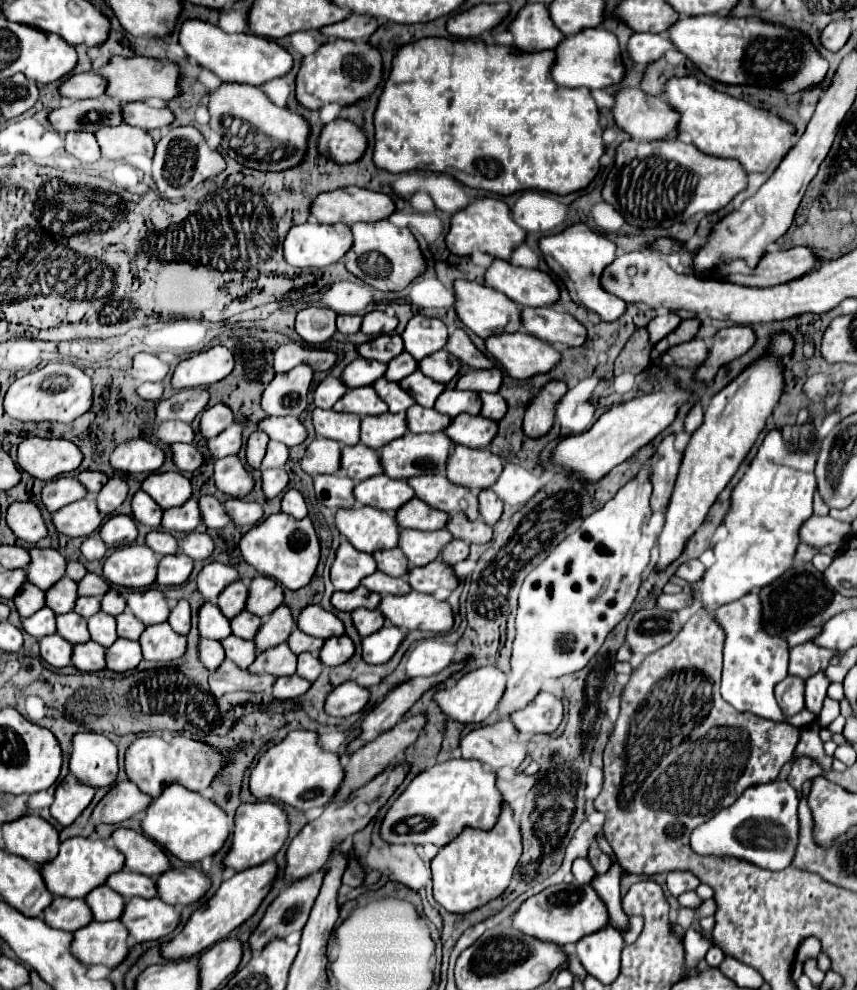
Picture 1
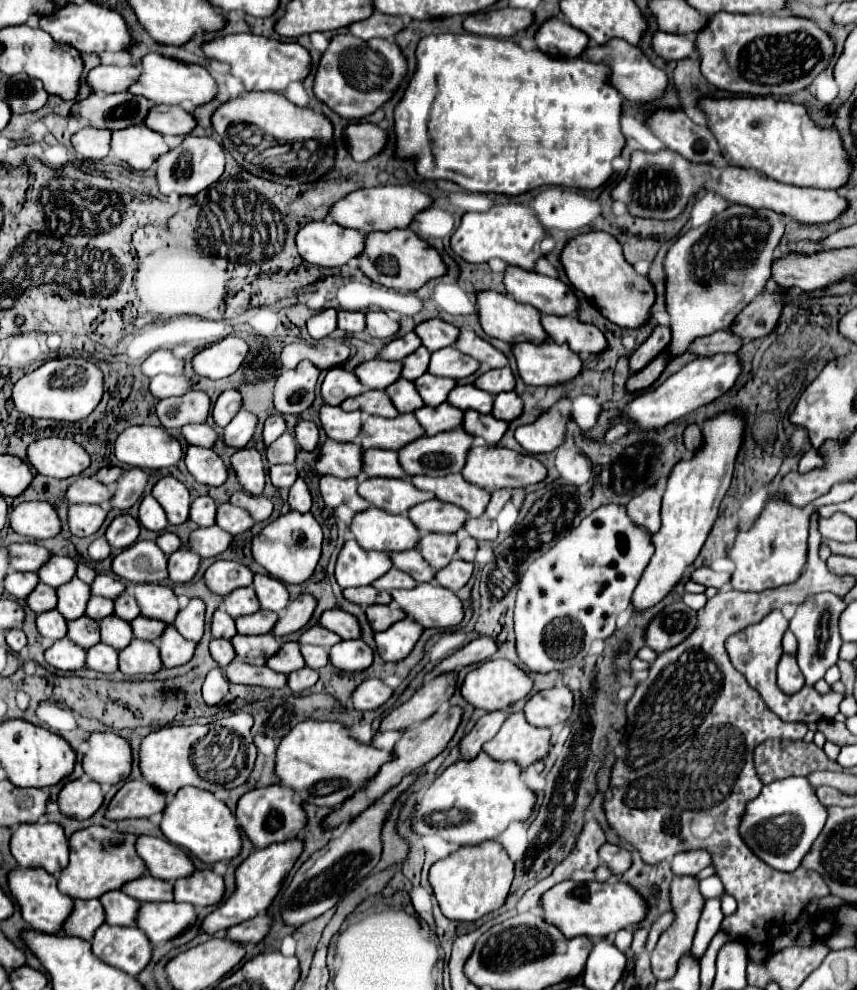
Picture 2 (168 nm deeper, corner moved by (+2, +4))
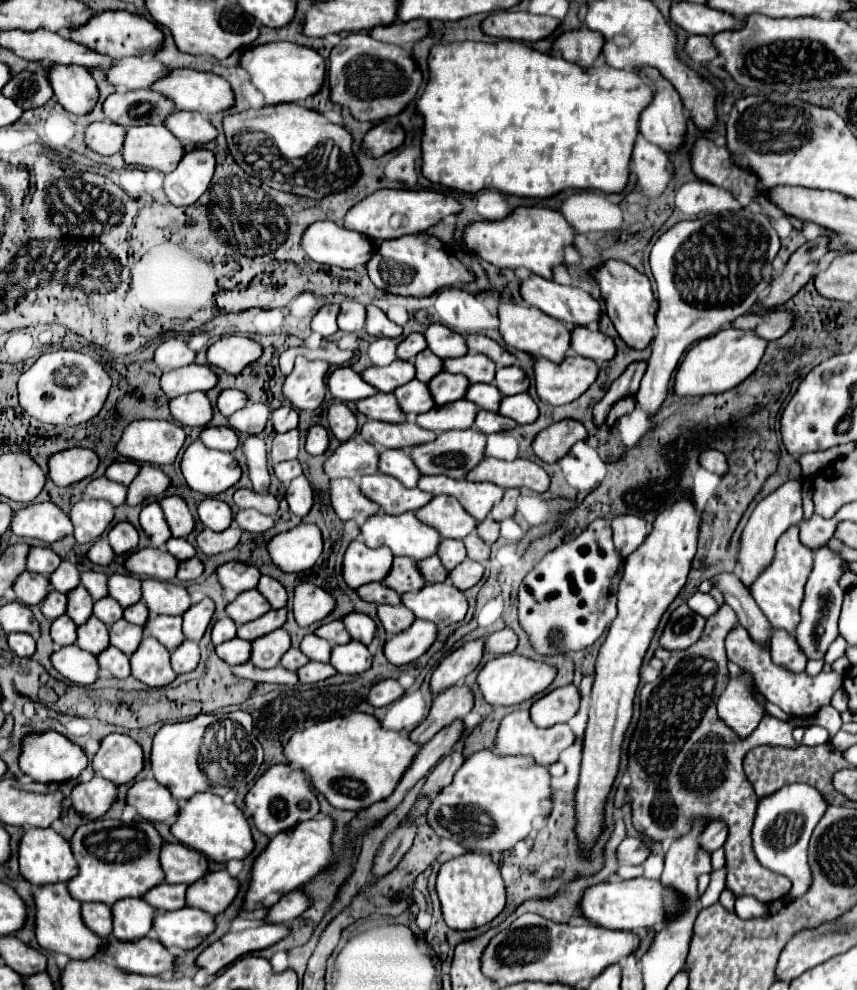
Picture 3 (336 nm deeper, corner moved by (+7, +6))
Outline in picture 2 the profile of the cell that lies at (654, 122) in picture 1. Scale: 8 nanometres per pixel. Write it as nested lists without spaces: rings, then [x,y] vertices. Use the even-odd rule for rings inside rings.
[[[658,111],[658,113],[654,113],[650,117],[650,129],[656,137],[662,139],[666,149],[680,153],[684,159],[688,159],[692,163],[712,163],[714,157],[720,153],[718,143],[714,139],[714,135],[708,131],[708,127],[694,125],[684,111]]]

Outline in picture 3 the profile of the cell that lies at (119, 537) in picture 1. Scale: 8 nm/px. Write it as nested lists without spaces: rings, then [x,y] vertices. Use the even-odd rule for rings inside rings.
[[[127,521],[115,523],[107,537],[109,537],[109,543],[117,555],[125,555],[125,553],[131,553],[137,549],[137,541],[139,541],[137,529]]]

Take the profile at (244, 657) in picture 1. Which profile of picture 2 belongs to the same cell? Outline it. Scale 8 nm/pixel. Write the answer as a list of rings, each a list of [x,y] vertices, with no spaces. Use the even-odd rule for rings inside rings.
[[[272,633],[268,635],[256,635],[256,637],[246,637],[246,635],[236,635],[232,639],[232,645],[236,649],[236,655],[250,665],[266,665],[266,661],[276,655],[282,647],[280,639],[276,639]]]

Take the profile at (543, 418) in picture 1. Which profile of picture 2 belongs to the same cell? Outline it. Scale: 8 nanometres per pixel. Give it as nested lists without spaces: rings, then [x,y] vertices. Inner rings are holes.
[[[560,399],[536,423],[518,427],[516,441],[528,453],[550,453],[564,443],[568,421],[572,421],[572,403],[570,399]]]

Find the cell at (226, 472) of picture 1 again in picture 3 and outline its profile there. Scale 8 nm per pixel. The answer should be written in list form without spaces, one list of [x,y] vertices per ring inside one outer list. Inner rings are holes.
[[[251,435],[241,443],[243,455],[247,459],[247,469],[249,469],[249,479],[253,483],[253,491],[263,493],[269,489],[269,471],[267,471],[267,447],[265,441],[257,435]]]

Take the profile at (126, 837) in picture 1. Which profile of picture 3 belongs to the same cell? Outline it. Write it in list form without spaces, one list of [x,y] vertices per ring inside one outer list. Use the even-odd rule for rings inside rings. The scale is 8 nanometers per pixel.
[[[163,843],[159,849],[159,863],[167,883],[191,885],[209,871],[207,859],[181,843]]]

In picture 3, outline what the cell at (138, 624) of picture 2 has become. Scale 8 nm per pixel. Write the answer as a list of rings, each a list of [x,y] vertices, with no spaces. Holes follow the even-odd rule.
[[[149,615],[147,623],[143,625],[143,633],[155,637],[169,651],[173,651],[185,639],[181,631],[181,617],[171,615]]]

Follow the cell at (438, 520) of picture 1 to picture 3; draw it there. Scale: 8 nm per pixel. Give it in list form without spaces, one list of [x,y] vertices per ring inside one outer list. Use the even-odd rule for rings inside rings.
[[[449,495],[433,497],[425,507],[415,511],[415,517],[439,531],[443,539],[463,539],[477,525],[477,521],[459,505],[459,501]]]

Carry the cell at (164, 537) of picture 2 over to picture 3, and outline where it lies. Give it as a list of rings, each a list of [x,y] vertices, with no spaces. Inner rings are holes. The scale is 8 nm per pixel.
[[[171,537],[167,543],[165,543],[165,549],[173,555],[173,557],[177,557],[179,561],[185,561],[187,557],[193,557],[197,551],[195,551],[195,547],[187,541],[187,539],[177,539],[177,537]]]

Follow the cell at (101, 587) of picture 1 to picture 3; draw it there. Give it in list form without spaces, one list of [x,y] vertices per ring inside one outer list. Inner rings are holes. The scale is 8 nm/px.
[[[111,575],[107,581],[107,589],[109,589],[109,597],[119,601],[123,609],[141,599],[139,579],[133,575]]]

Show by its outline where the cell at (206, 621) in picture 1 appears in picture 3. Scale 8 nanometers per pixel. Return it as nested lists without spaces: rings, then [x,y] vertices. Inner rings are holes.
[[[219,617],[215,621],[215,625],[213,625],[211,639],[213,639],[215,645],[219,645],[219,643],[223,643],[227,639],[233,639],[235,637],[235,631],[237,631],[237,627],[235,627],[235,623],[229,617]]]

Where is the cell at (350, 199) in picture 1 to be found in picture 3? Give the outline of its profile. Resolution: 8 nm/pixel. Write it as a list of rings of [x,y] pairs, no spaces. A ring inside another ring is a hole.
[[[379,189],[371,195],[367,195],[363,201],[353,205],[345,217],[343,223],[347,229],[359,231],[367,235],[373,243],[385,241],[385,239],[395,239],[401,235],[411,235],[411,233],[423,233],[437,221],[441,221],[445,215],[459,213],[461,205],[439,191],[429,191],[429,189]]]

